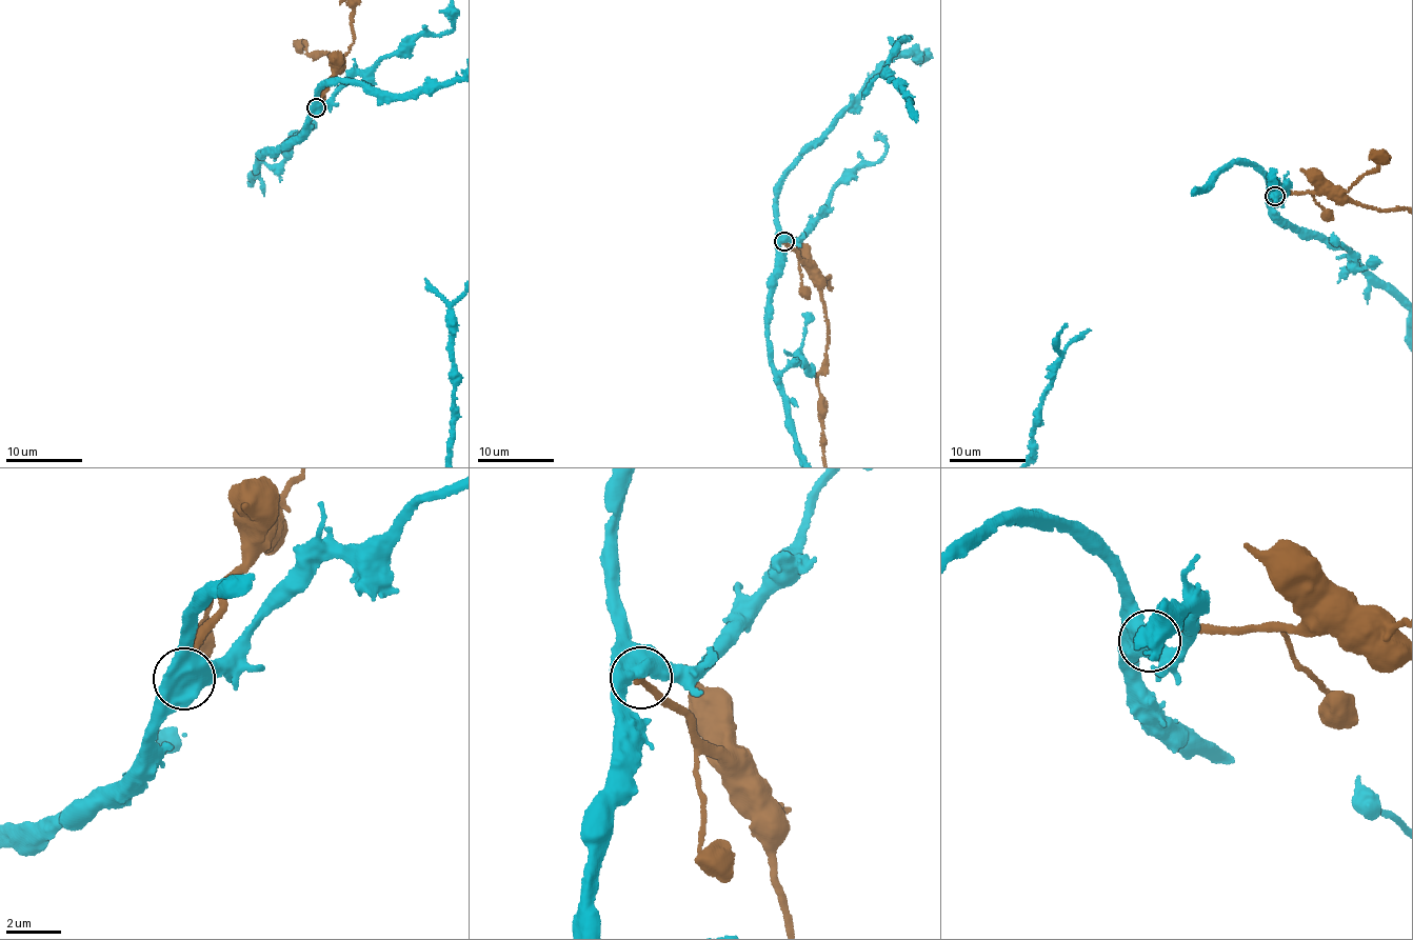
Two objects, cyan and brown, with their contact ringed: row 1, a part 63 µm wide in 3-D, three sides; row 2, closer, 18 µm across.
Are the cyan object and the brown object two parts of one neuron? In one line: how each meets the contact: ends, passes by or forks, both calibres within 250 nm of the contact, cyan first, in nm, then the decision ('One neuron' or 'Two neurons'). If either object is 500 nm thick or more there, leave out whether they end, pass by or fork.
Thickness 550 nm (cyan) against 320 nm. Two neurons

